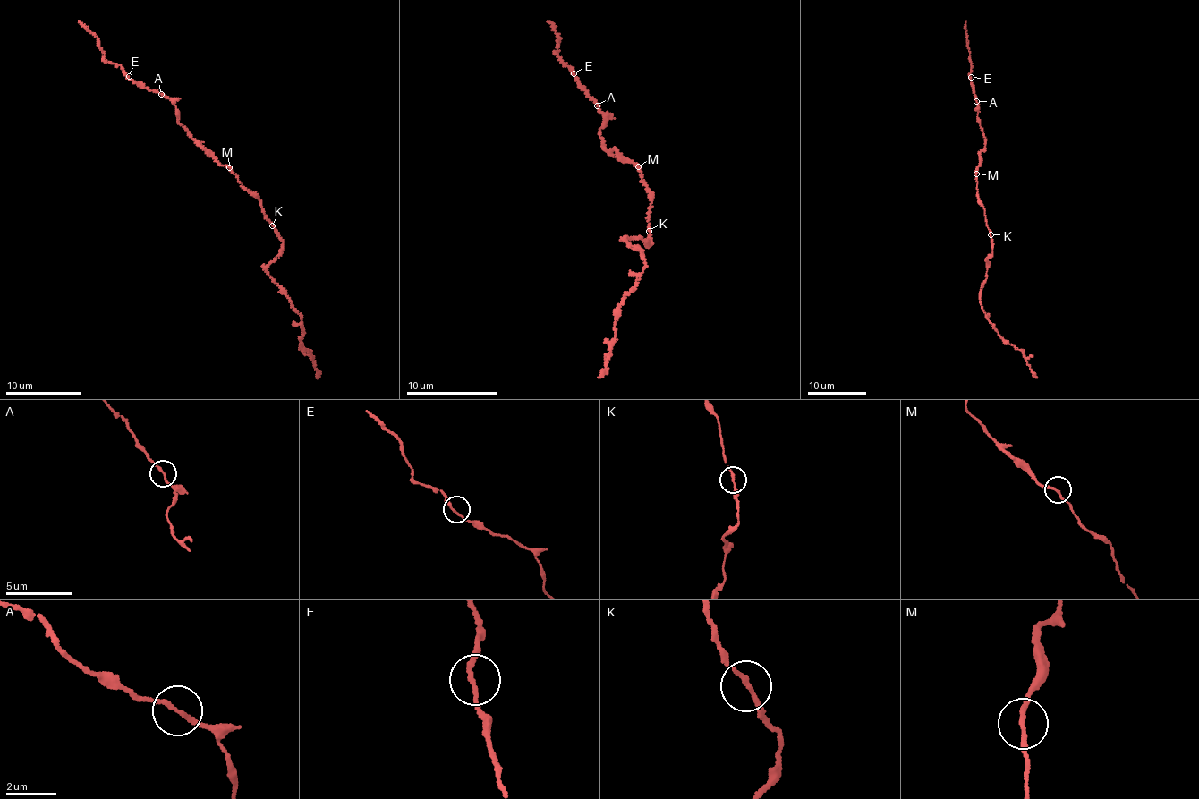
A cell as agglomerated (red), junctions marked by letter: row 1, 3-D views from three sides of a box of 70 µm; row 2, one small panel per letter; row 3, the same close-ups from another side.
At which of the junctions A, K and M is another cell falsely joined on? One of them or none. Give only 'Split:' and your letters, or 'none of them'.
Split: none of them

